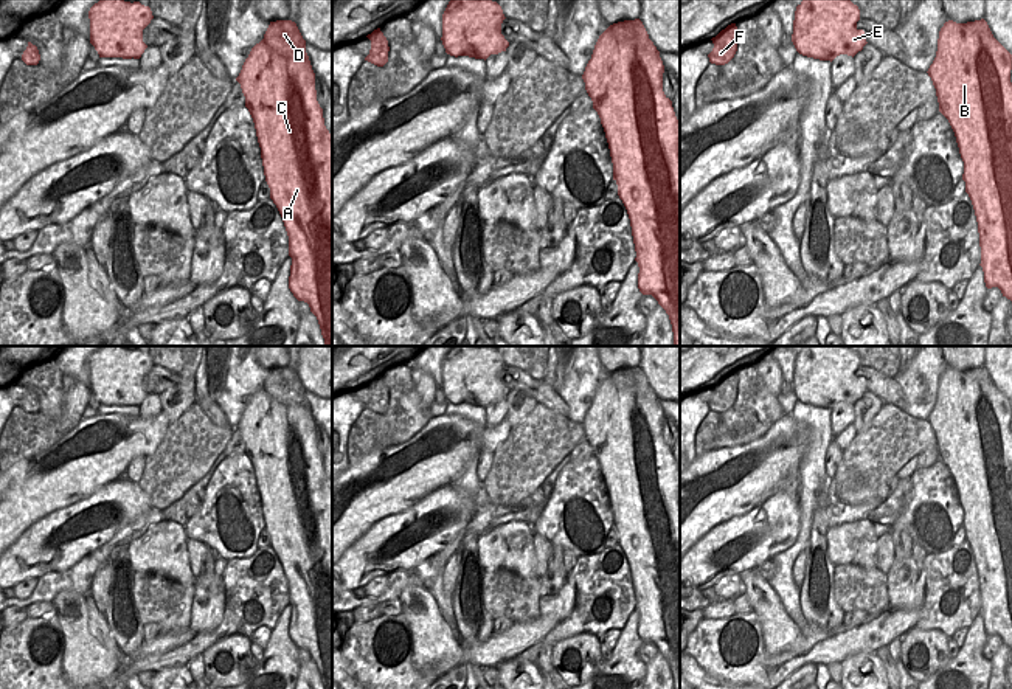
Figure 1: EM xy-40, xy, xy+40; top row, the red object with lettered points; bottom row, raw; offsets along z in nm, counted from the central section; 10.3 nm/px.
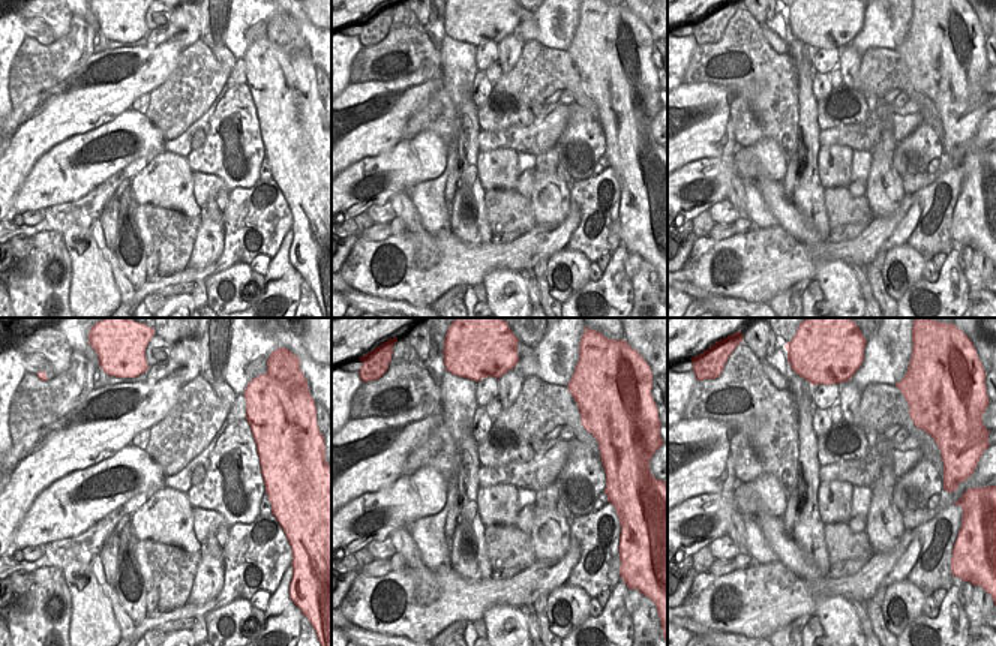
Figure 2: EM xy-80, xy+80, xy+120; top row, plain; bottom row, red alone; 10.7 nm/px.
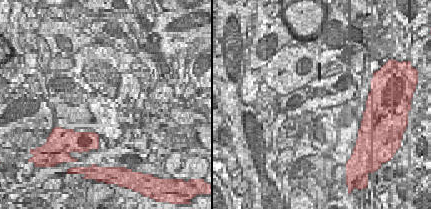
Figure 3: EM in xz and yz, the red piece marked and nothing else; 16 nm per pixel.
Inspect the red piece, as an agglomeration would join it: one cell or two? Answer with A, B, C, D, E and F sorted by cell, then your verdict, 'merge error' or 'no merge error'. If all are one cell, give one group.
A B C D F / E | merge error

